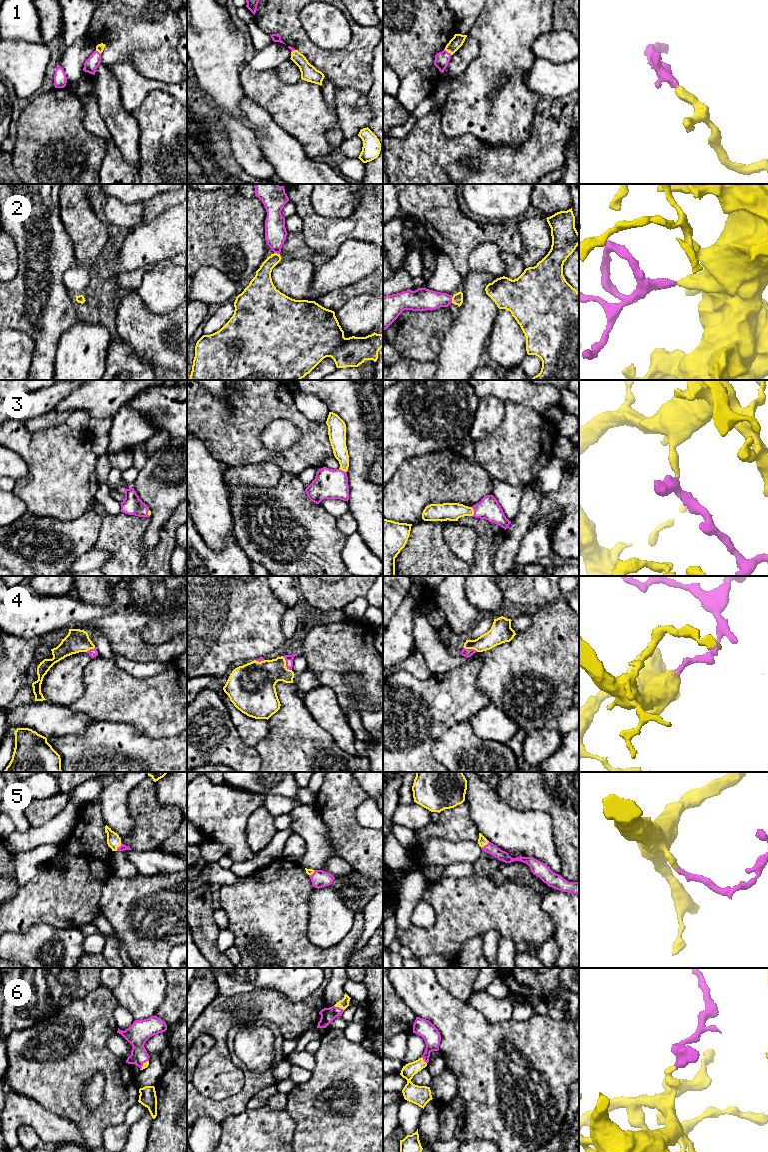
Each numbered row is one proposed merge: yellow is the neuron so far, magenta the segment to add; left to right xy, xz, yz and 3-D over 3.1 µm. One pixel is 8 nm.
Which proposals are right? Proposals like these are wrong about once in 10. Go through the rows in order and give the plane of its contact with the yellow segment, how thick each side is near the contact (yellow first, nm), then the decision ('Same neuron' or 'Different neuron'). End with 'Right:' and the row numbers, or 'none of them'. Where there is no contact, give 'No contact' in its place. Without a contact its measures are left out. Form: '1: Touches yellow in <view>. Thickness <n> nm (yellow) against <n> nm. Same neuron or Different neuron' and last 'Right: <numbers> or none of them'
1: Touches yellow in yz. Thickness 100 nm (yellow) against 120 nm. Same neuron
2: Touches yellow in yz. Thickness 90 nm (yellow) against 190 nm. Same neuron
3: Touches yellow in yz. Thickness 140 nm (yellow) against 180 nm. Same neuron
4: Touches yellow in xz. Thickness 280 nm (yellow) against 60 nm. Same neuron
5: Touches yellow in xy. Thickness 110 nm (yellow) against 50 nm. Same neuron
6: Touches yellow in xz. Thickness 80 nm (yellow) against 110 nm. Same neuron
Right: 1, 2, 3, 4, 5, 6

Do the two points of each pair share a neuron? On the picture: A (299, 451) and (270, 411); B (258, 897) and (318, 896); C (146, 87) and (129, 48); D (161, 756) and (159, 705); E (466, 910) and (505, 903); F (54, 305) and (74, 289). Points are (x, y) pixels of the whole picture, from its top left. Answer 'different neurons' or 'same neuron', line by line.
A: same neuron
B: different neurons
C: different neurons
D: different neurons
E: same neuron
F: different neurons

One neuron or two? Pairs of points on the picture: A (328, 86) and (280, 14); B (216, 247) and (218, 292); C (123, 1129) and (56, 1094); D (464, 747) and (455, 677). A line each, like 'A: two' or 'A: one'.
A: two
B: two
C: two
D: two

